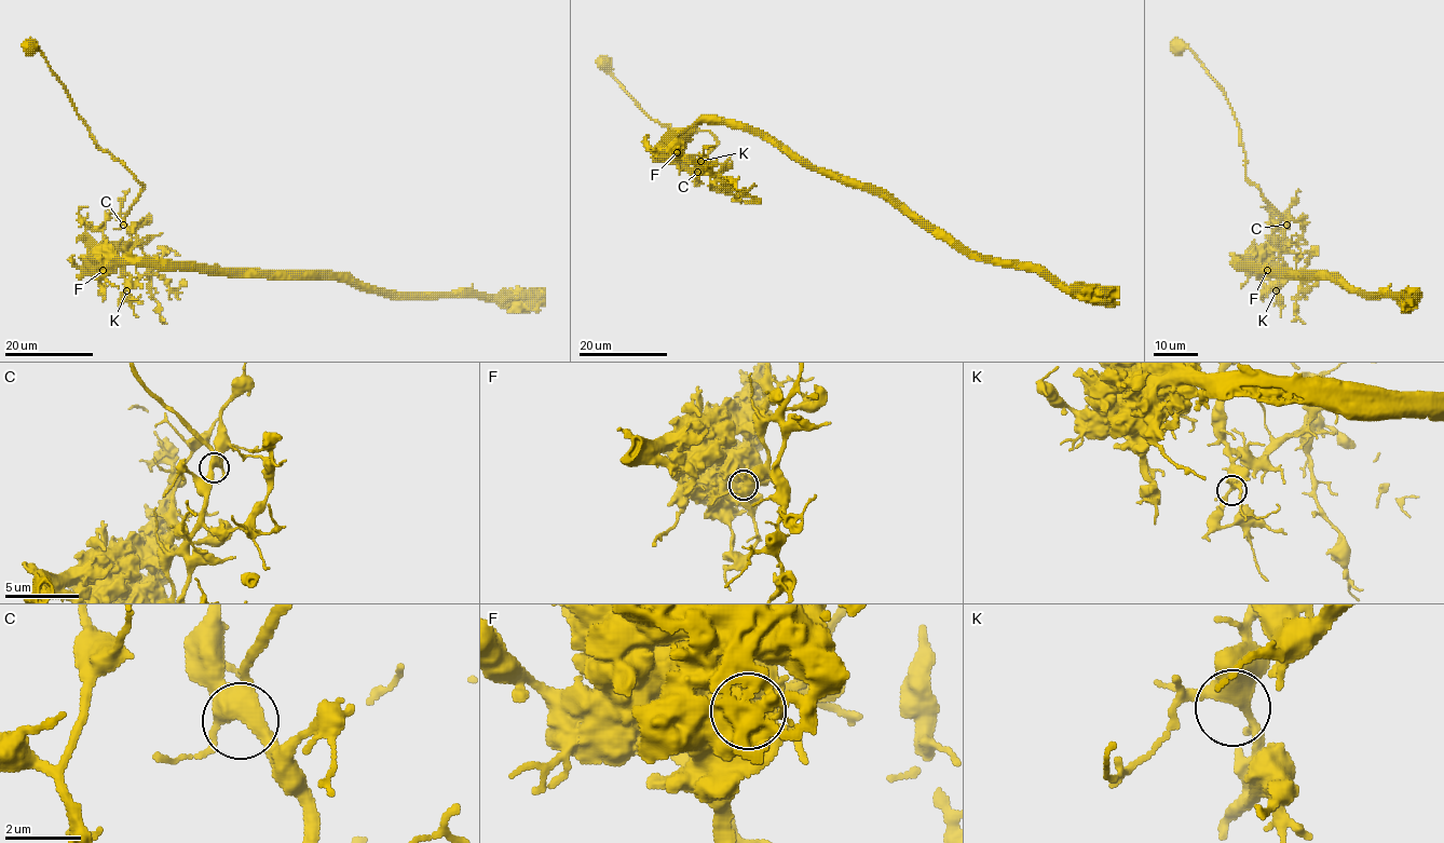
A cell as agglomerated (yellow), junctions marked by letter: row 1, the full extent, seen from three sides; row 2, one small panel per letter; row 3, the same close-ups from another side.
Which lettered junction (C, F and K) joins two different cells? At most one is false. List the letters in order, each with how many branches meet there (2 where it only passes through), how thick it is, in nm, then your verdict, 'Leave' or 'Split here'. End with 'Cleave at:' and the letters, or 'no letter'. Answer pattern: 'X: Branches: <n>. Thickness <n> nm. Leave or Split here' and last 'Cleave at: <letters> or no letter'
C: Branches: 4. Thickness 440 nm. Leave
F: Branches: 4. Thickness 600 nm. Split here
K: Branches: 4. Thickness 400 nm. Leave
Cleave at: F

